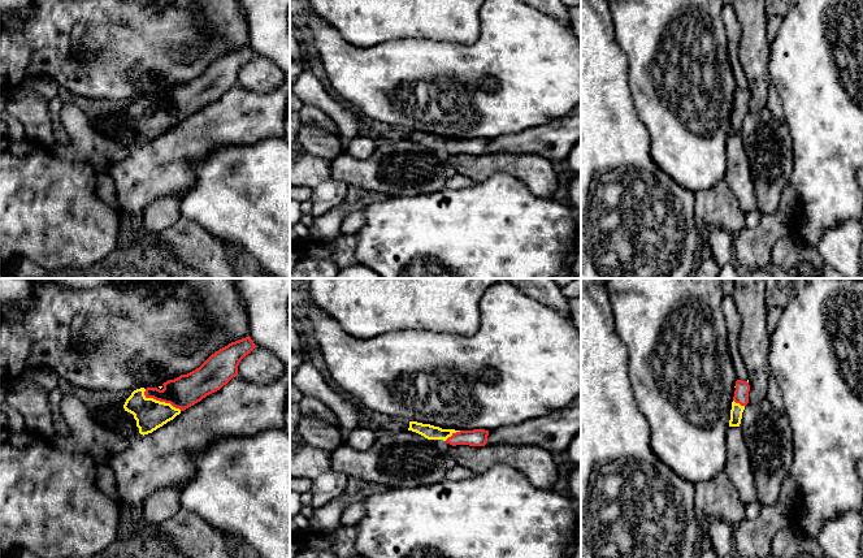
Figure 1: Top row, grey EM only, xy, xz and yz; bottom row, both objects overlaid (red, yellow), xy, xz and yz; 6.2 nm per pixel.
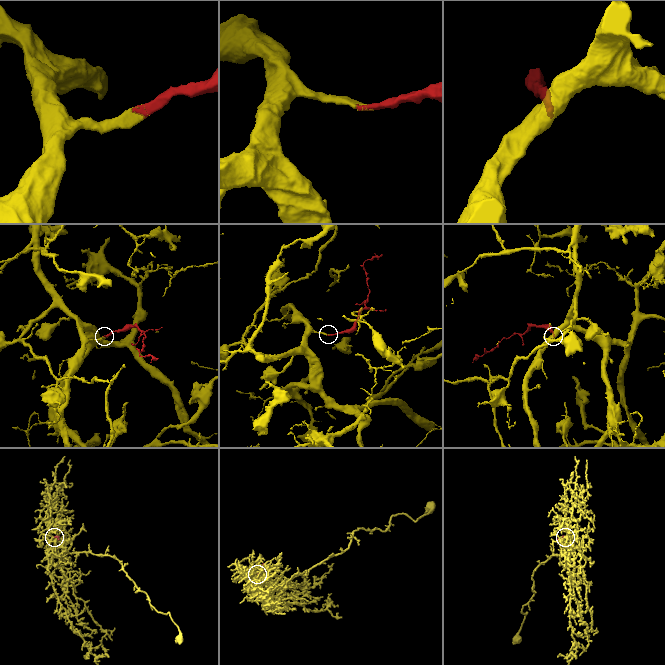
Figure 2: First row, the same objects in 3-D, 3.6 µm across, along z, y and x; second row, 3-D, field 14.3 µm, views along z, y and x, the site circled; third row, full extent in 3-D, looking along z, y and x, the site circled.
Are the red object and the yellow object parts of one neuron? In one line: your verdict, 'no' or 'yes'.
yes

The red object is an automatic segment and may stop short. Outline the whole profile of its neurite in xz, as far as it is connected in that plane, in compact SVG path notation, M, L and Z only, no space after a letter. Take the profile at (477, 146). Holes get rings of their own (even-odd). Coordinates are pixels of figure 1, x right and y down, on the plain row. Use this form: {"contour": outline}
{"contour": "M409 130L408 139L416 140L428 148L443 148L447 152L469 153L469 155L485 155L489 144L489 139L473 138L473 139L455 139L442 138L430 133L422 133L417 130Z"}

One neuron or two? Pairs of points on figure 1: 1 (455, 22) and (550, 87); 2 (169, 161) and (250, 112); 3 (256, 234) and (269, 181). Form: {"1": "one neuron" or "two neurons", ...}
{"1": "two neurons", "2": "one neuron", "3": "one neuron"}

